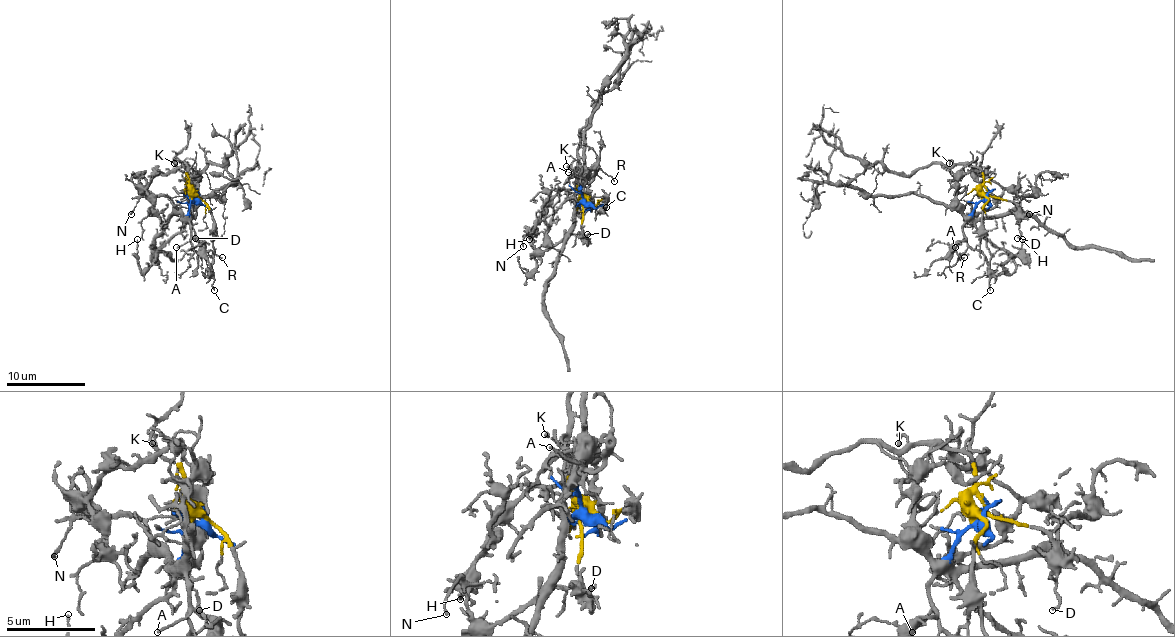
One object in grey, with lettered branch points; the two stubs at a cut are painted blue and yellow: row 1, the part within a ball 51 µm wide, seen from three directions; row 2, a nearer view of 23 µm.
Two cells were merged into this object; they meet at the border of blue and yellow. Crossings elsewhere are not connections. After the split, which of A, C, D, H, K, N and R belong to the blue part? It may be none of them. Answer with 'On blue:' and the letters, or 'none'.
On blue: A, H, R

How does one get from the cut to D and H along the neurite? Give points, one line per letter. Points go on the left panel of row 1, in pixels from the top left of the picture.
D: (194, 194), (190, 198), (190, 208), (196, 238)
H: (194, 196), (186, 222), (156, 254), (156, 262), (144, 274), (138, 268), (136, 240)

